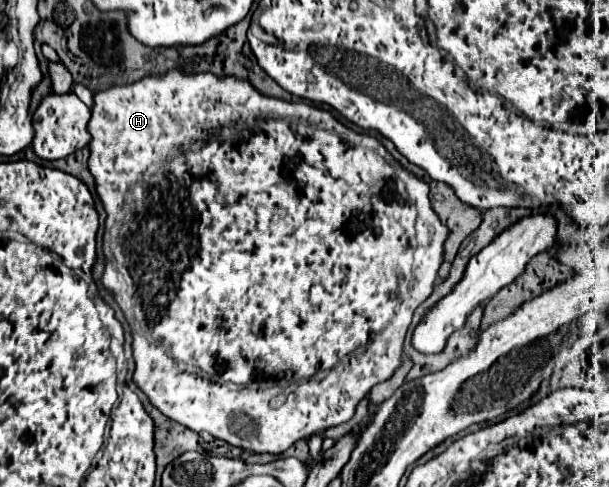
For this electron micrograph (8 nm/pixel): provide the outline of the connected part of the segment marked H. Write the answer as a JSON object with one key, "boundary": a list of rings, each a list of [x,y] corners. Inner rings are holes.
{"boundary":[[[168,71],[166,75],[146,77],[132,85],[108,87],[104,91],[98,91],[94,95],[92,119],[88,123],[88,131],[90,131],[88,165],[90,165],[90,173],[96,179],[96,191],[108,213],[106,227],[116,225],[116,217],[124,205],[122,217],[118,217],[118,229],[120,229],[118,247],[114,249],[118,271],[124,275],[124,289],[116,291],[118,293],[116,299],[134,335],[134,343],[132,343],[134,359],[136,359],[134,383],[146,393],[150,403],[158,407],[168,419],[192,431],[206,431],[246,451],[278,455],[298,439],[312,437],[318,431],[348,421],[354,415],[358,401],[366,397],[376,383],[388,379],[394,373],[394,369],[400,367],[404,335],[412,321],[414,309],[432,293],[436,269],[442,263],[442,243],[448,236],[448,228],[434,215],[429,198],[429,184],[422,179],[416,179],[412,173],[400,167],[376,139],[346,129],[328,111],[316,109],[306,103],[286,103],[282,99],[260,95],[252,85],[248,85],[248,81],[240,81],[234,77],[220,79],[214,77],[212,73],[186,75],[182,71]],[[224,127],[234,127],[234,131],[236,127],[238,129],[242,127],[240,129],[242,135],[226,135],[222,131]],[[144,173],[146,173],[146,181],[136,185]],[[262,379],[274,379],[274,381],[270,385],[250,385],[250,383],[260,383]]]}

